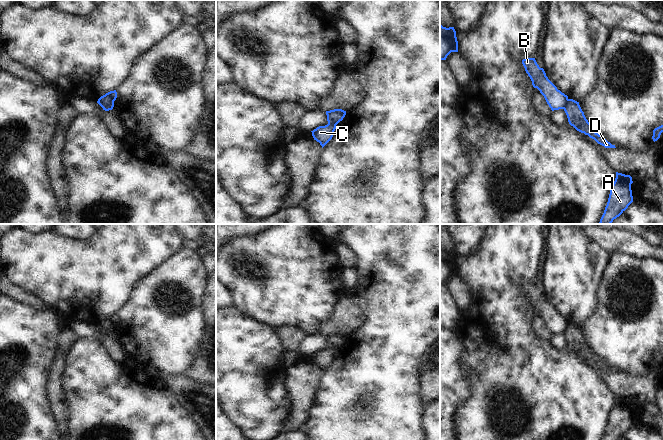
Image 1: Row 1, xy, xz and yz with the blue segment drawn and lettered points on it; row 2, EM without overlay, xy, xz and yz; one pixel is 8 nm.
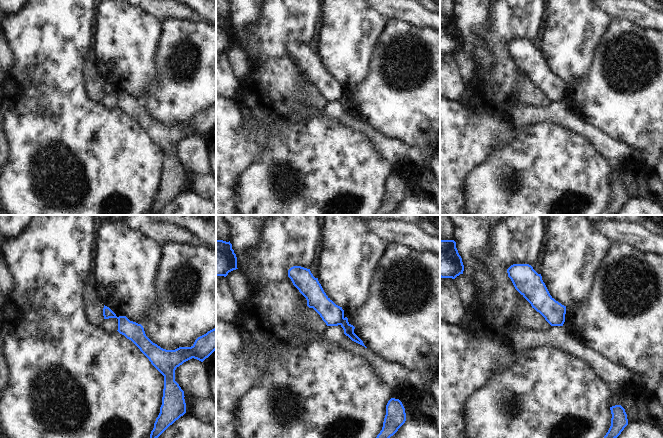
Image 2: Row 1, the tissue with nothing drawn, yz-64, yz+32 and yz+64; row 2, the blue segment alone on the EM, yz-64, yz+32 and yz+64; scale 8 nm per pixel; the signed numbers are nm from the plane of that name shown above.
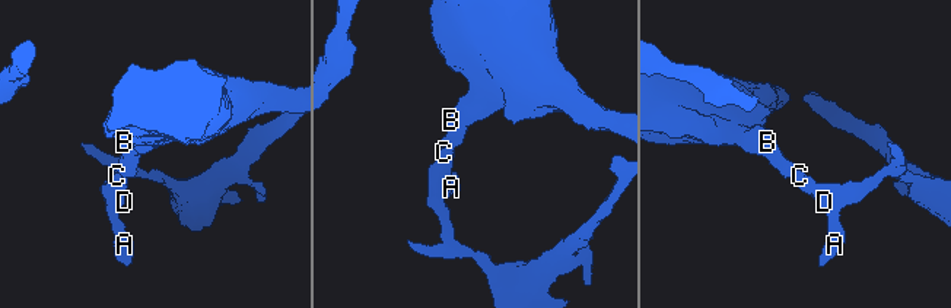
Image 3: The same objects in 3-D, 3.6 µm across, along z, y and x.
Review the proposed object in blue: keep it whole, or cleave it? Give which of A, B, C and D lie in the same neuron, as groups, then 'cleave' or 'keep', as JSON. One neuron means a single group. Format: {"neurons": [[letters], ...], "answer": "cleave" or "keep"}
{"neurons": [["A", "C", "D"], ["B"]], "answer": "cleave"}

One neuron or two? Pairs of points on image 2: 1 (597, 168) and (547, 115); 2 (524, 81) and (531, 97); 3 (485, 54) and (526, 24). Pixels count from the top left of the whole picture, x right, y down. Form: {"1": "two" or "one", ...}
{"1": "two", "2": "one", "3": "two"}

